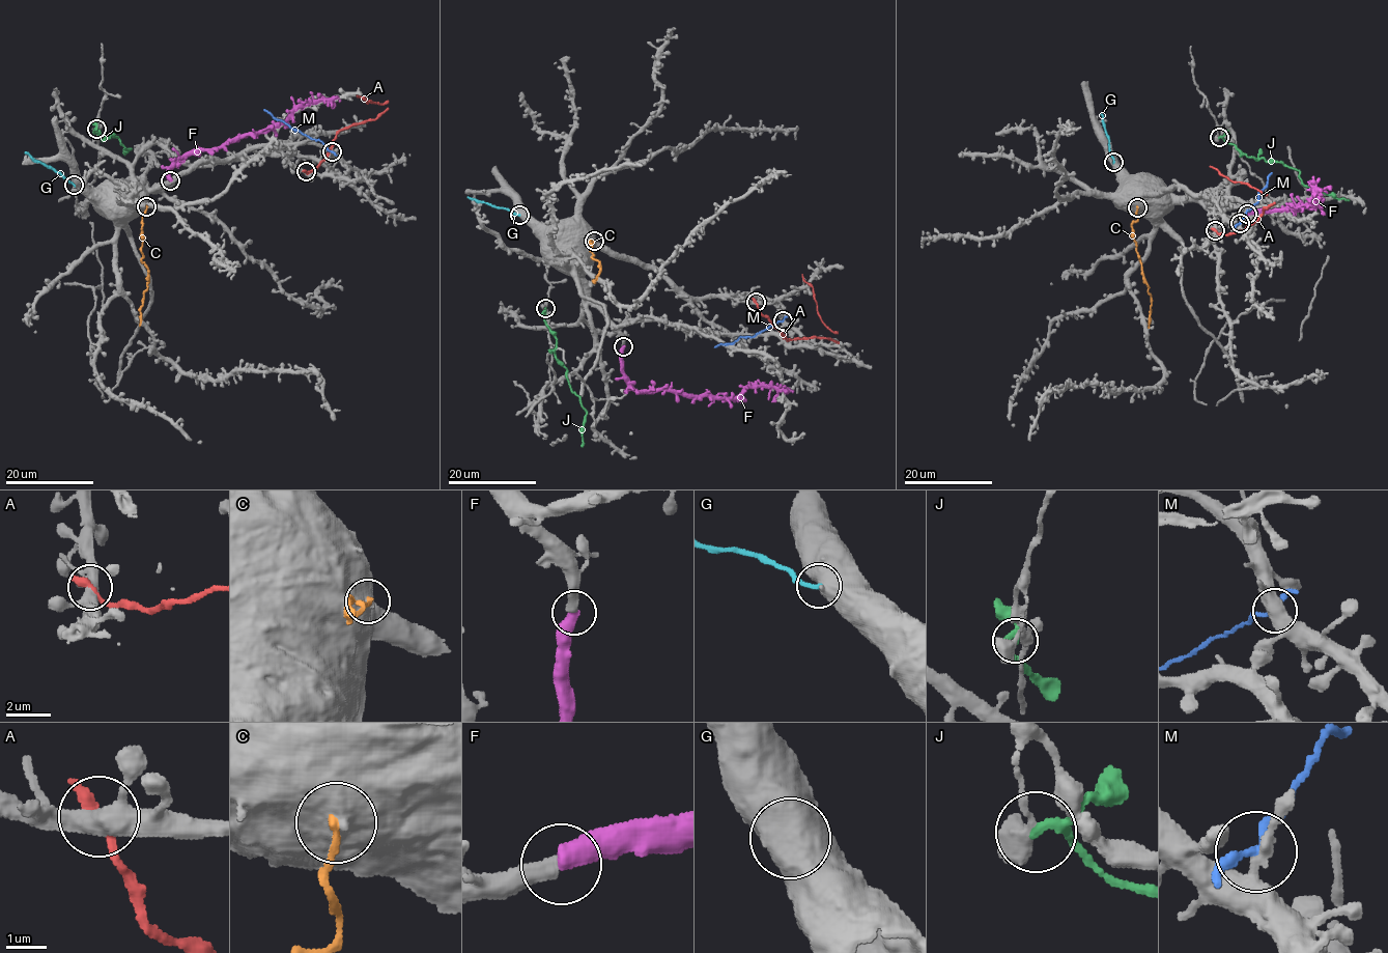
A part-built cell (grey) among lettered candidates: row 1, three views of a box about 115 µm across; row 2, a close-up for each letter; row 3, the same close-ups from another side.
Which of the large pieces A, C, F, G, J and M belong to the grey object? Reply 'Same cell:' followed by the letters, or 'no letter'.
Same cell: F

